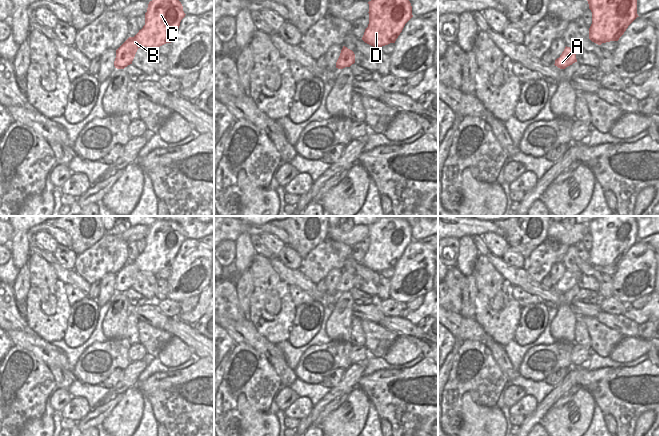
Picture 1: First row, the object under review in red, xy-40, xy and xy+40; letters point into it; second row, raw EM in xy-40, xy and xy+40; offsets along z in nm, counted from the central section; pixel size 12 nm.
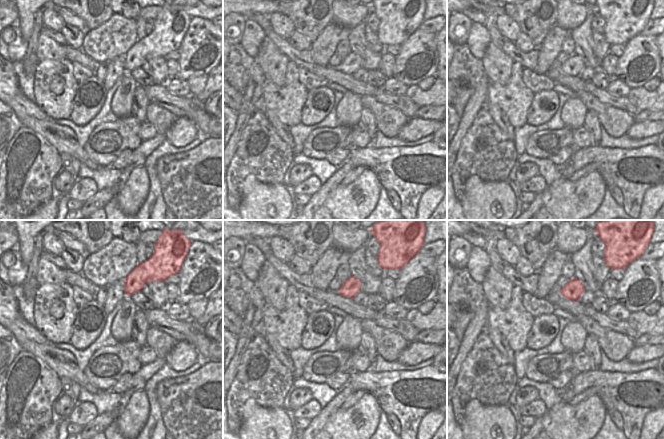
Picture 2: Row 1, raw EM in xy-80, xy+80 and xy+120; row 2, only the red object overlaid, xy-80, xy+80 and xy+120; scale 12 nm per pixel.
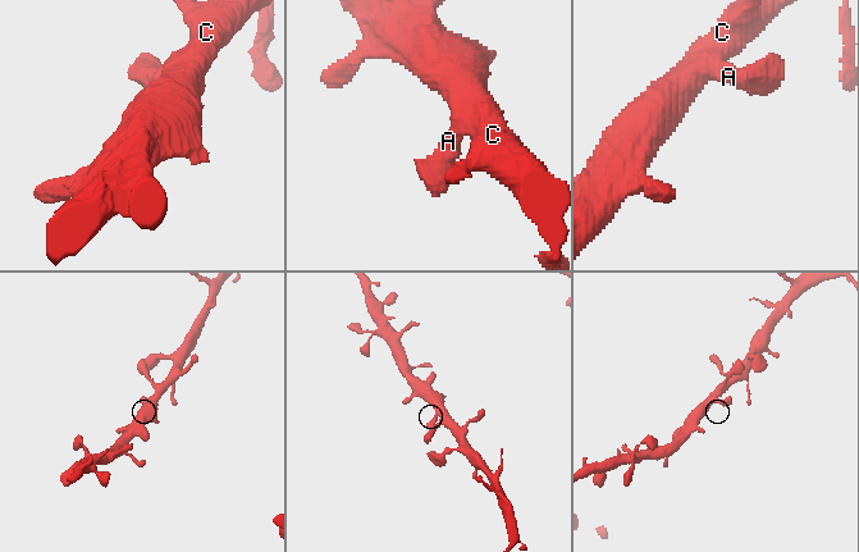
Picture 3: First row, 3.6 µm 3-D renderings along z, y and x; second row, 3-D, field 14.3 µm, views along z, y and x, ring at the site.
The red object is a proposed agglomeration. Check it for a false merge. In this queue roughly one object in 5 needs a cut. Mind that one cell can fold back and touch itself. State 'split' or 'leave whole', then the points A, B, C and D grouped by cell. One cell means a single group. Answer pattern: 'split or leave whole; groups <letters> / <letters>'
leave whole; groups A B C D

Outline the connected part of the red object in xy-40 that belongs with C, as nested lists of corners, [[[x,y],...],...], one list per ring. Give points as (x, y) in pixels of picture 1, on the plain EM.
[[[155,221],[148,228],[143,252],[116,274],[115,292],[124,293],[132,288],[140,271],[150,271],[156,275],[160,270],[171,267],[185,239],[177,222]]]

